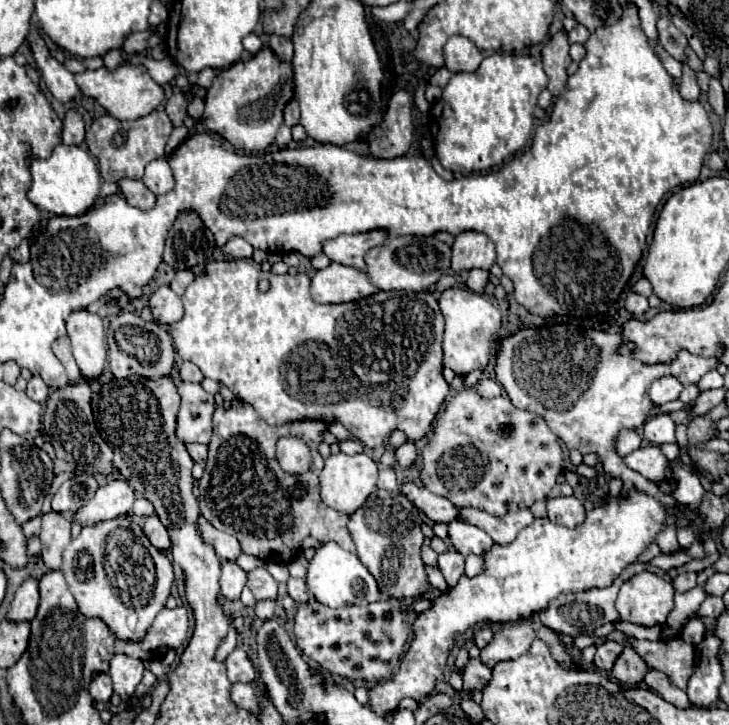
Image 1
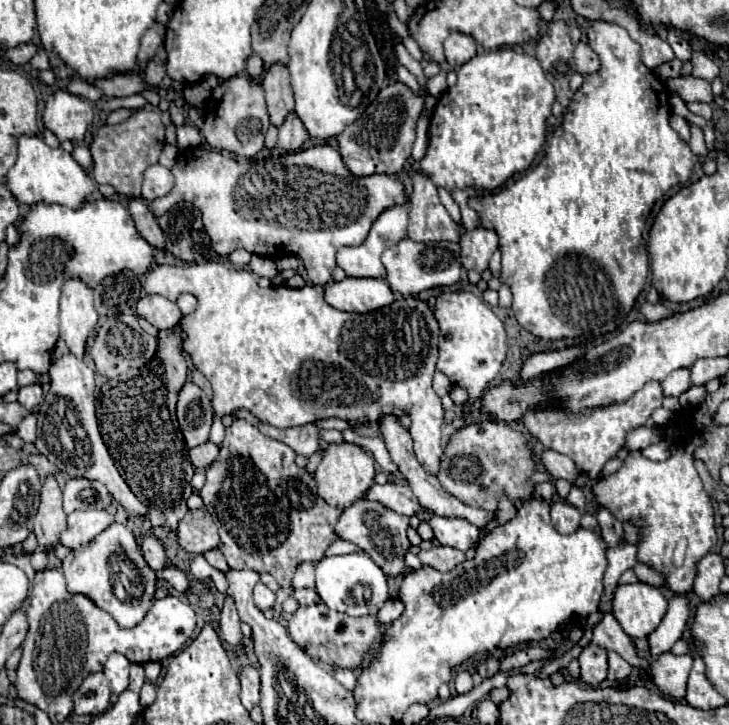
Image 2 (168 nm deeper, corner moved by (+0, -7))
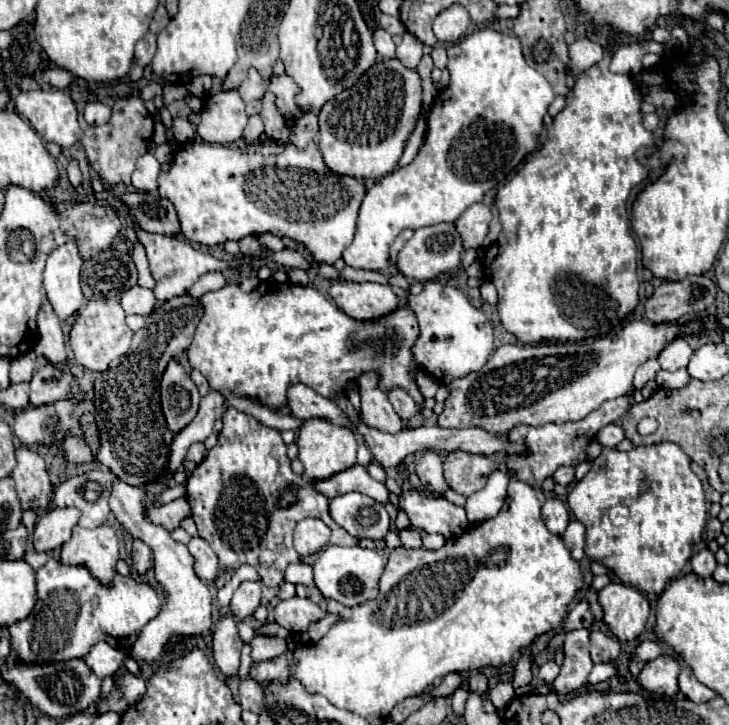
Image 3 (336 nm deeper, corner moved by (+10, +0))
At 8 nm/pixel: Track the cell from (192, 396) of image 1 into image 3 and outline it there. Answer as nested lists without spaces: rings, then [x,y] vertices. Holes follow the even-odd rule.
[[[178,361],[168,363],[162,381],[162,411],[168,423],[168,429],[176,435],[180,433],[198,413],[198,387],[190,379],[190,375],[184,371],[184,367]]]

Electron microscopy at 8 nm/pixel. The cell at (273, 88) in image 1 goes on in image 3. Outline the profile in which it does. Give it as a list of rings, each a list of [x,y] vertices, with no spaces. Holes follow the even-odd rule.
[[[236,89],[218,91],[204,99],[198,123],[198,135],[208,143],[230,145],[242,139],[248,123],[246,103]]]

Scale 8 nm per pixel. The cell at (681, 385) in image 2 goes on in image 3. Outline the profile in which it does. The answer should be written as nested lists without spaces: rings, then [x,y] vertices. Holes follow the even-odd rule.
[[[676,339],[672,341],[660,355],[658,355],[658,363],[664,371],[678,371],[682,367],[688,365],[690,357],[692,357],[692,347],[688,345],[686,339]]]

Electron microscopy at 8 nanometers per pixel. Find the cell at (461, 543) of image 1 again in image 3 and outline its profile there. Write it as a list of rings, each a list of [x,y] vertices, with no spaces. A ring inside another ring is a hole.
[[[404,491],[404,495],[400,497],[400,507],[408,513],[412,527],[416,529],[424,529],[426,533],[440,533],[446,539],[458,537],[468,529],[468,521],[466,521],[466,511],[464,507],[458,507],[454,503],[448,503],[446,499],[430,499],[424,493],[418,491]]]

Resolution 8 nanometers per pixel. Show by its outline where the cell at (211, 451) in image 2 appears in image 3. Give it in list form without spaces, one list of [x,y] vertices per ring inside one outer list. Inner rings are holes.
[[[192,443],[192,445],[190,445],[190,449],[188,449],[188,455],[186,455],[186,461],[188,461],[188,463],[198,465],[198,463],[202,463],[202,461],[204,461],[206,453],[208,453],[208,449],[204,447],[204,443]]]

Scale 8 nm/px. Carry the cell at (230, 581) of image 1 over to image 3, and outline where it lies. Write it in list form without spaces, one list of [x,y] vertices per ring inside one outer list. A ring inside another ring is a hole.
[[[230,613],[220,615],[218,623],[214,625],[214,661],[226,677],[236,675],[236,671],[240,667],[242,647],[244,647],[244,643],[238,635],[234,617]]]

